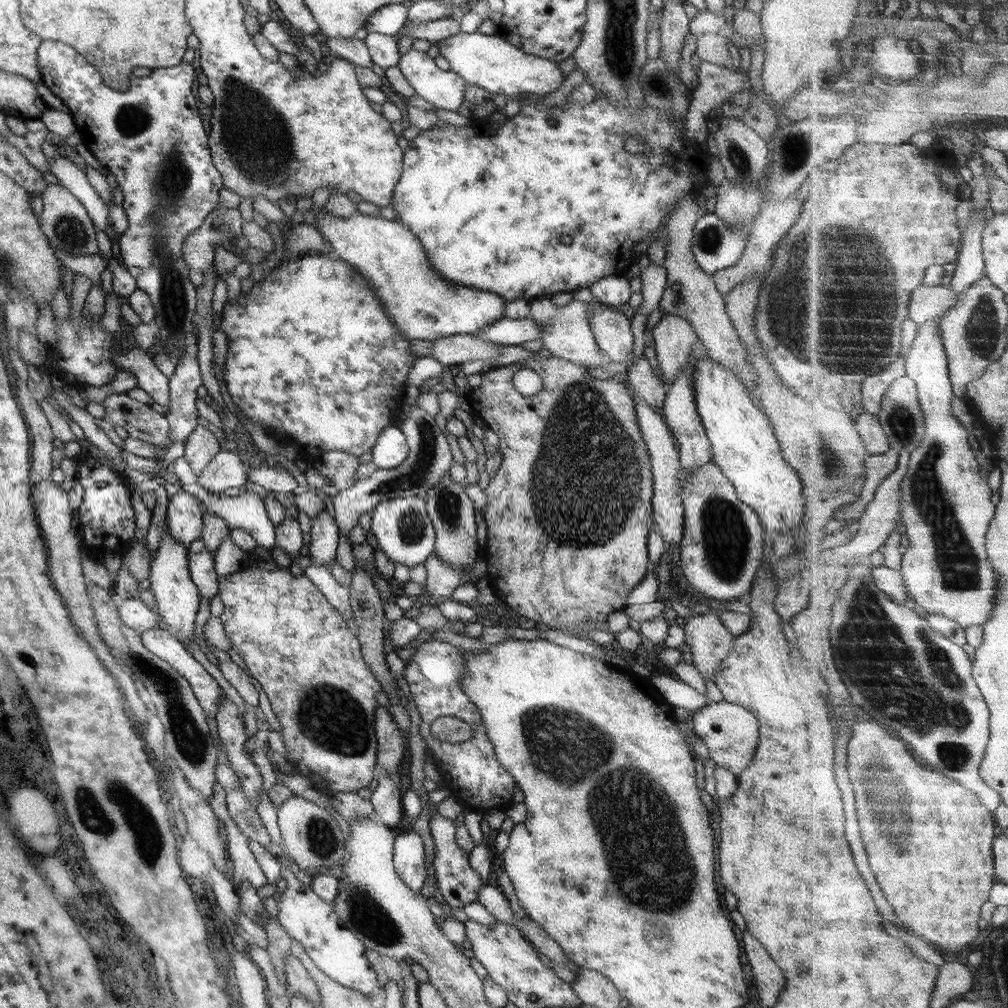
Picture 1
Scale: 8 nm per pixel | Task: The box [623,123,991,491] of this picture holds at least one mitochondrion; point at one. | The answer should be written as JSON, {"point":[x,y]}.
{"point":[849,354]}

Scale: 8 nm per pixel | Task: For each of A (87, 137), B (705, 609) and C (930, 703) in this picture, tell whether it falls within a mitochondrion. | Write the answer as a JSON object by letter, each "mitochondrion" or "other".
{"A":"other","B":"other","C":"mitochondrion"}

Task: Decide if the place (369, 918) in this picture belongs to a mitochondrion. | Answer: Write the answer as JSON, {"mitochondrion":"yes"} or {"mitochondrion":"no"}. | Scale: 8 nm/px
{"mitochondrion":"yes"}

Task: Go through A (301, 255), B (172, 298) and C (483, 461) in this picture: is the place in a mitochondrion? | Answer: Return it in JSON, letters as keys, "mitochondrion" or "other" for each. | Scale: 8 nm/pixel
{"A":"other","B":"mitochondrion","C":"other"}

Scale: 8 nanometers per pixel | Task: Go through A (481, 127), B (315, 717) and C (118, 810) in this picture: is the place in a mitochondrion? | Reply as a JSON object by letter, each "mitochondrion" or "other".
{"A":"other","B":"mitochondrion","C":"mitochondrion"}

